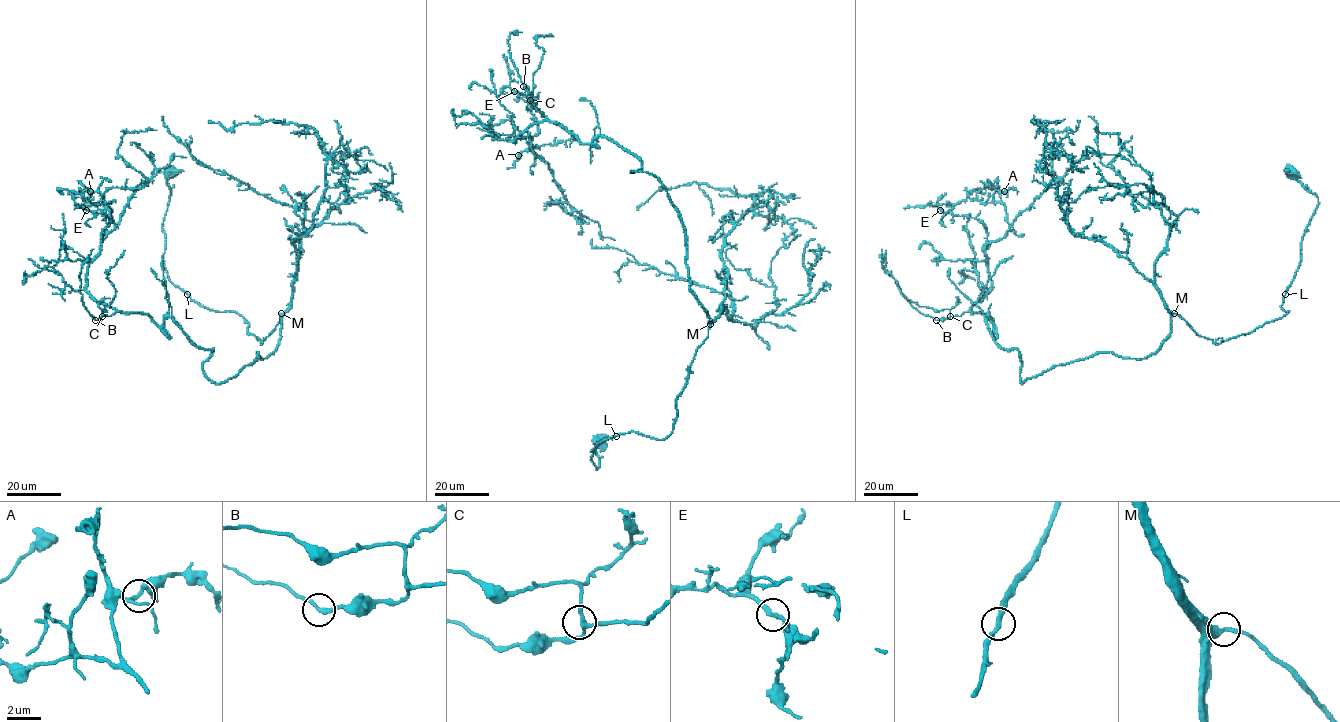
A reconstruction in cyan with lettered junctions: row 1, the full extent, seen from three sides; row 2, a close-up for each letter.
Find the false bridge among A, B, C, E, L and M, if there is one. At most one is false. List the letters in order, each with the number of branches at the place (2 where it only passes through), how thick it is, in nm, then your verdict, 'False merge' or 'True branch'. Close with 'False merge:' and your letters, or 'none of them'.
A: Branches: 3. Thickness 240 nm. True branch
B: Branches: 2. Thickness 200 nm. True branch
C: Branches: 3. Thickness 220 nm. True branch
E: Branches: 2. Thickness 200 nm. True branch
L: Branches: 2. Thickness 240 nm. True branch
M: Branches: 2. Thickness 360 nm. True branch
False merge: none of them

